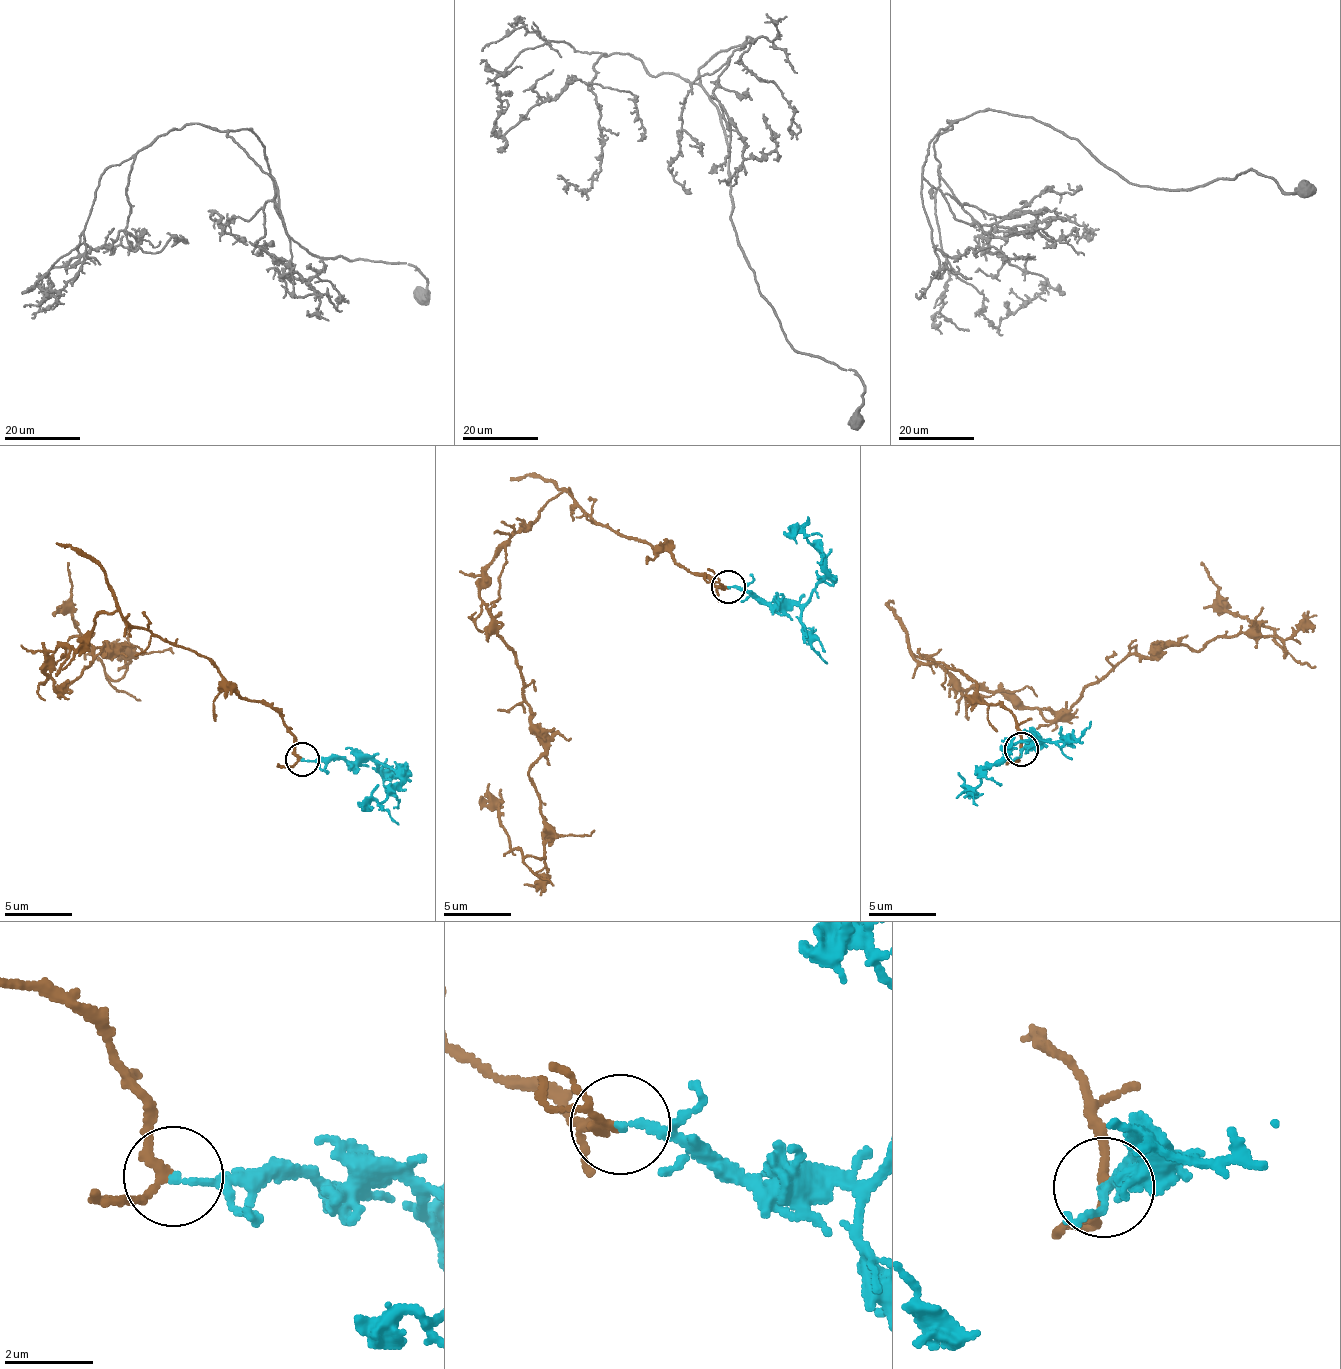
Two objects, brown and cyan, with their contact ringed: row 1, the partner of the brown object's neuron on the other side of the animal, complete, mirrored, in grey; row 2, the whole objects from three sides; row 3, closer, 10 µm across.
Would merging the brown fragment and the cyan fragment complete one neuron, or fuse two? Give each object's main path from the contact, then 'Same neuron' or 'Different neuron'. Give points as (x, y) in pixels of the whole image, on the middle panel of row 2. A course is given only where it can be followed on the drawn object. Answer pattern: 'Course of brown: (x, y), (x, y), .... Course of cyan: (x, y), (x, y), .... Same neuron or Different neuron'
Course of brown: (729, 587), (558, 493), (480, 597), (542, 745), (528, 781), (545, 858), (510, 845), (499, 789). Course of cyan: (729, 587), (746, 587), (776, 607), (800, 606), (825, 572), (824, 556), (800, 528), (807, 523). Same neuron

